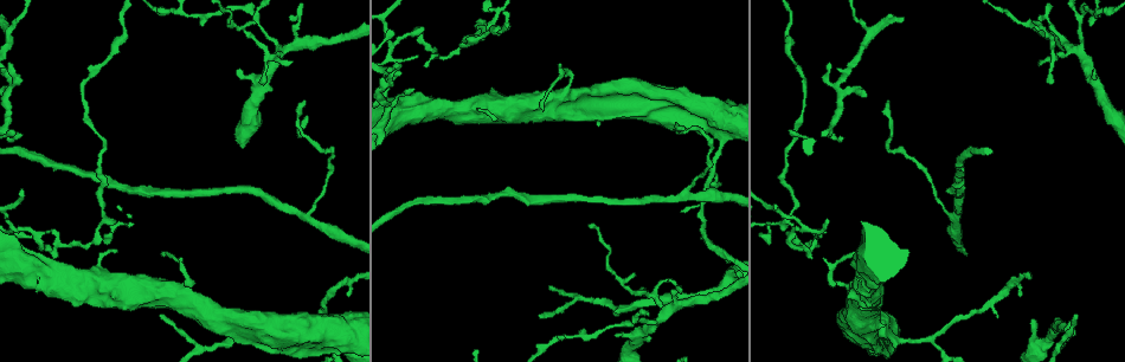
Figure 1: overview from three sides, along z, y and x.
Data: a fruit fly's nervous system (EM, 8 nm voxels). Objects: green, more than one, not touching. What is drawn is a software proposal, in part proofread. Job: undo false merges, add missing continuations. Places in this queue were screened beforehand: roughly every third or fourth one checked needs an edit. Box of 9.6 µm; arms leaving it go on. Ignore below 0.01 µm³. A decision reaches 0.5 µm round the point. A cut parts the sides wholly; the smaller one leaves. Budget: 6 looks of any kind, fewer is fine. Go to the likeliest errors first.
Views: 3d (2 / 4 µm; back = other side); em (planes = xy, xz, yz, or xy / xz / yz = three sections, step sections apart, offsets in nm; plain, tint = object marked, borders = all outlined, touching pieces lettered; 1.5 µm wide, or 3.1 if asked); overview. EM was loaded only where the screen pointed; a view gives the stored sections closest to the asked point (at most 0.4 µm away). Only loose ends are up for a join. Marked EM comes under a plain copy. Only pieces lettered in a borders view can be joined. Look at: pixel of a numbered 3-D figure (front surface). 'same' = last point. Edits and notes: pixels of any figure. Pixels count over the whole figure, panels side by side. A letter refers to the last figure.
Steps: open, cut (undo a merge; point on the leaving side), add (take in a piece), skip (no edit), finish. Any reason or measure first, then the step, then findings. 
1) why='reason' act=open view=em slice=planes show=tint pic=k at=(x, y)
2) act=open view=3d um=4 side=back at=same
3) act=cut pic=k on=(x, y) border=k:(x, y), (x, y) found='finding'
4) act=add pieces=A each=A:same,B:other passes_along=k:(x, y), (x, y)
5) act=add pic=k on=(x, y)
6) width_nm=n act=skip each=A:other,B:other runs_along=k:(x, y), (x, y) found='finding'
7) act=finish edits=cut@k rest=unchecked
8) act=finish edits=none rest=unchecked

why='tapers out' act=open view=em slice=planes show=borders pic=1 at=(538, 315)

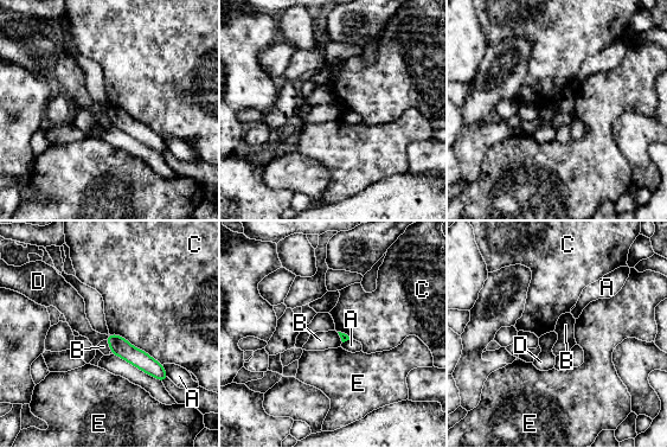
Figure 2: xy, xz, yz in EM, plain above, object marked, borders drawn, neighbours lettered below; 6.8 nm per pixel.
act=skip each=A:other,B:other,C:other,D:other,E:other runs_along=2:(110, 338), (162, 376) found='no lettered piece goes on from it'

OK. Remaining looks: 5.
why='three-way junction' act=open view=em slice=yz step=4 show=tint pic=1 at=(18, 229)

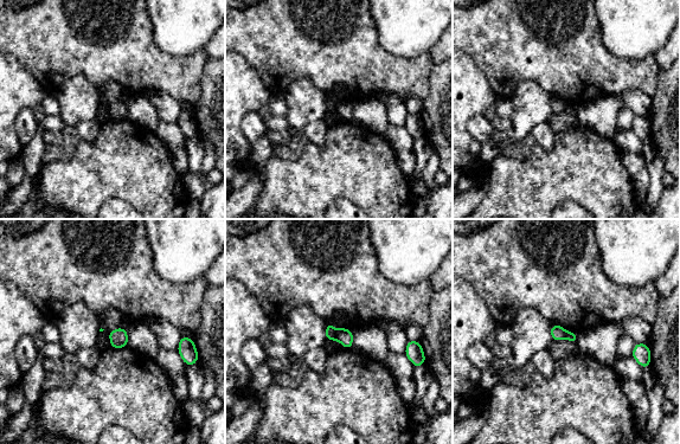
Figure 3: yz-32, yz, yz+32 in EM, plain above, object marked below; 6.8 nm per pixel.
why='cut it another way' act=open view=em slice=planes show=borders at=same

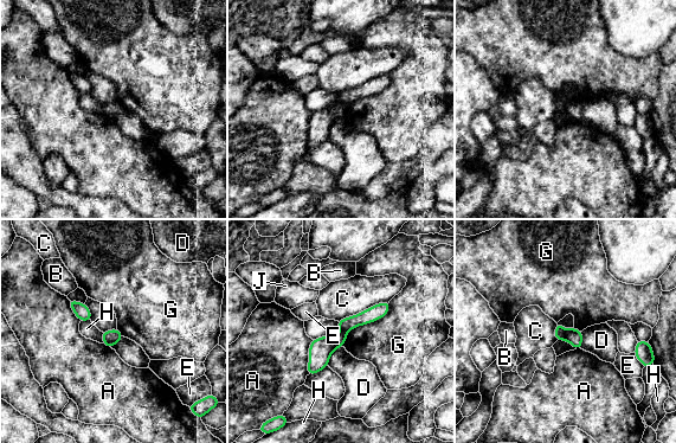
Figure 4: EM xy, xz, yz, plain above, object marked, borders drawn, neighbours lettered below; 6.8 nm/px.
width_nm=100 act=cut pic=4 on=(560, 332) each=A:other,B:other,C:other,D:other,E:other,G:other,H:other,J:other border=4:(567, 331), (564, 338) found='a second neuron is stuck on'

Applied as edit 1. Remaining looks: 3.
act=finish edits=cut@4 rest=unchecked

